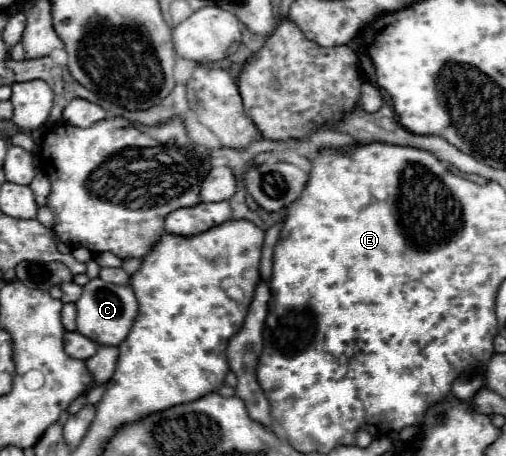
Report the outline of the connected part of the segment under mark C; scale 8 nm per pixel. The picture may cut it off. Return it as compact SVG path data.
M93 278L87 286L83 286L83 294L75 306L77 306L77 332L91 338L99 346L119 346L127 338L139 312L137 298L129 286L107 284L101 278Z

